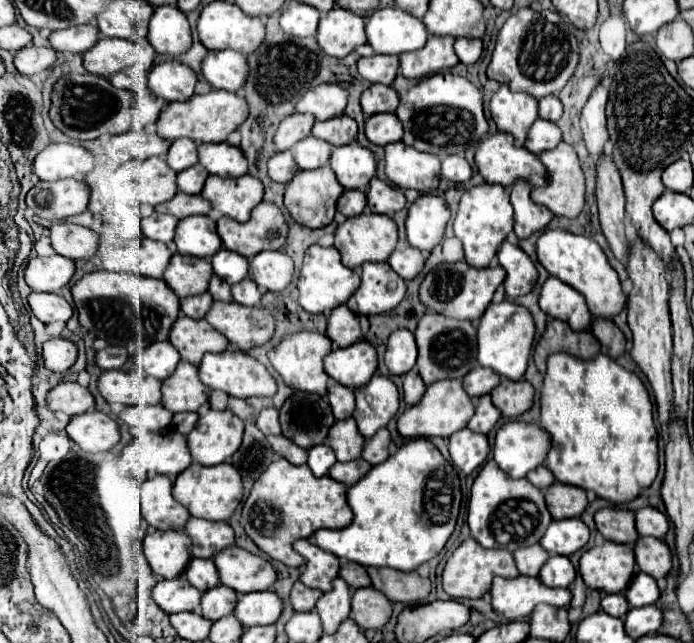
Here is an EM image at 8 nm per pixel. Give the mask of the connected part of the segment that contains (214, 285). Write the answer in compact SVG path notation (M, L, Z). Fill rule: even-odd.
M212 276L210 286L208 286L208 292L212 294L214 300L222 300L222 302L230 302L230 300L232 300L230 284L226 284L226 282L224 282L222 278L218 278L218 276Z

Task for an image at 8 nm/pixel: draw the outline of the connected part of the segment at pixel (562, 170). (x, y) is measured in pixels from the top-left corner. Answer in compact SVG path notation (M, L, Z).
M560 142L556 148L538 154L538 158L548 170L548 184L542 188L532 188L532 200L546 206L554 216L576 218L584 208L584 174L574 148L570 148L566 142Z

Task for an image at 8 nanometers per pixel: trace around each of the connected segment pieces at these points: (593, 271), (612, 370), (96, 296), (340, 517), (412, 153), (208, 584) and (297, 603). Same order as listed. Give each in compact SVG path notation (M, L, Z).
M546 230L536 242L536 254L540 264L556 278L562 282L570 284L574 290L578 290L588 304L588 310L592 312L594 318L612 318L618 314L626 302L626 296L622 292L618 274L614 268L608 264L606 254L602 248L586 236L572 234L566 230Z
M556 352L548 360L540 394L540 426L552 438L546 468L558 482L592 490L610 502L630 502L658 474L658 434L642 380L606 354L578 360Z
M106 270L90 272L72 286L72 296L80 324L114 346L128 346L134 342L144 348L152 342L166 340L180 312L180 298L164 284L164 280L136 274L116 274Z
M284 458L274 460L274 464L270 464L270 468L266 468L266 472L262 472L262 476L254 482L250 496L242 508L242 526L244 526L246 534L254 540L254 544L262 552L266 552L270 558L274 558L286 566L302 566L304 564L304 558L292 550L292 544L296 540L310 538L320 528L338 530L338 528L348 526L350 522L352 522L352 510L346 502L346 486L344 484L332 480L330 476L316 478L306 464L294 466Z
M402 142L386 144L386 176L398 188L432 192L440 184L440 160L434 154L418 152Z
M192 558L190 564L184 570L184 576L200 592L206 592L206 590L210 590L210 588L214 588L218 584L218 570L214 568L212 560Z
M294 582L290 592L290 602L296 612L310 612L314 610L314 604L320 596L322 596L320 590L312 590L312 588L306 588L302 582Z

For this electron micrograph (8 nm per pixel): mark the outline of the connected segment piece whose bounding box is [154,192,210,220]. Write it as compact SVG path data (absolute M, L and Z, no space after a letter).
M178 192L172 200L158 204L154 210L162 212L162 214L172 214L180 220L180 218L186 218L186 216L192 216L192 214L208 214L210 204L200 194L190 196L190 194Z

